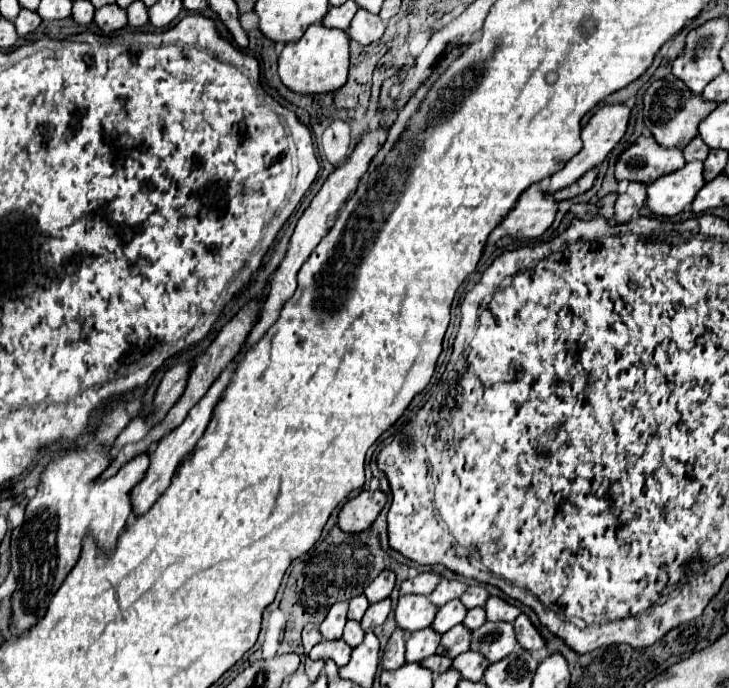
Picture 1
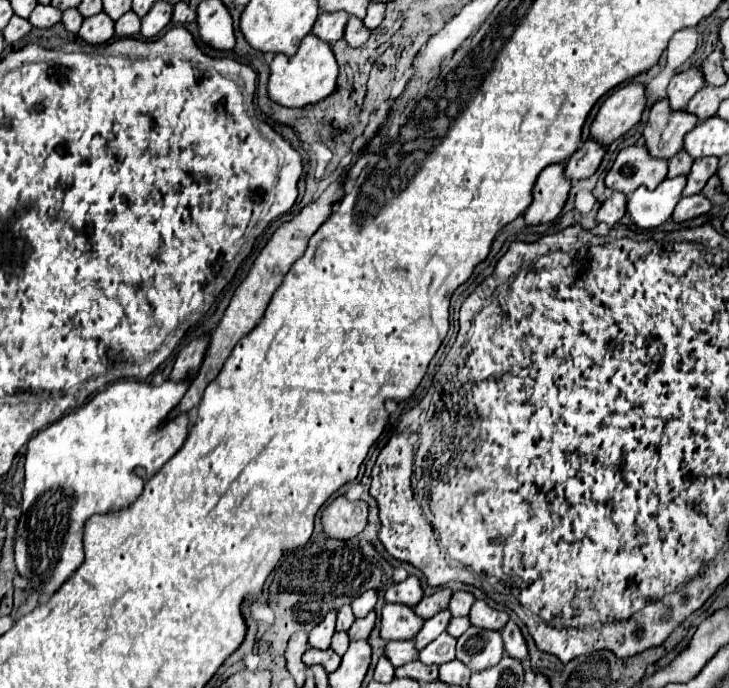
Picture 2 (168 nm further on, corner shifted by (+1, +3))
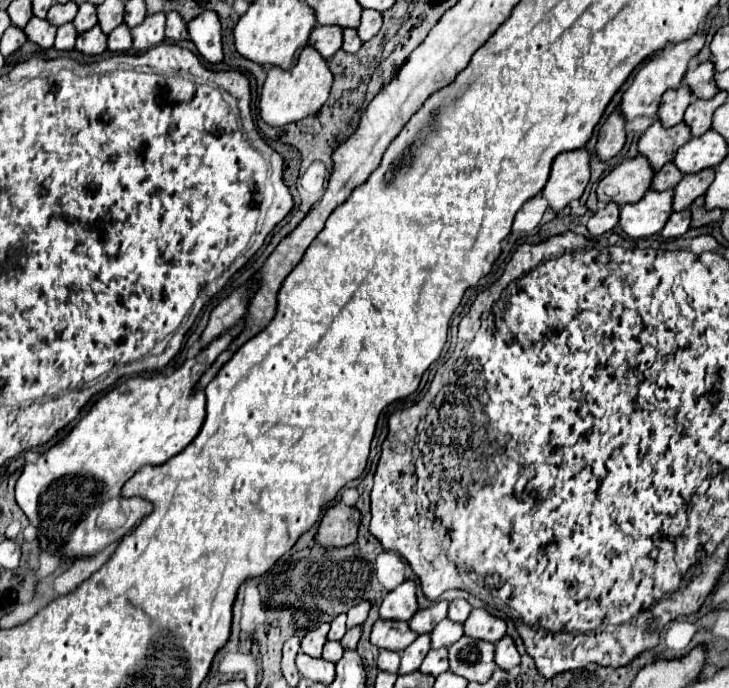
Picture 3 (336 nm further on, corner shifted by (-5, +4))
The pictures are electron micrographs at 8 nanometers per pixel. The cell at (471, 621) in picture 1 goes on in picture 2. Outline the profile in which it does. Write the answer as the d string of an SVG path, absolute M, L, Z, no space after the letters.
M466 616L464 618L452 618L450 624L448 624L448 628L446 628L446 632L452 634L454 638L460 638L468 628L470 628L470 622L468 622Z

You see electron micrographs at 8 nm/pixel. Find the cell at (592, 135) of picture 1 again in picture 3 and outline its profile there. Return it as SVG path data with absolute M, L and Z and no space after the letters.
M696 33L692 39L688 41L682 41L678 45L668 45L660 55L652 57L636 75L634 75L634 81L632 85L624 91L622 95L622 101L618 105L618 111L622 113L622 117L626 119L626 123L634 121L636 117L654 117L658 113L658 105L660 105L660 99L664 95L666 89L670 87L678 87L684 73L686 73L686 67L688 67L688 61L702 49L704 45L704 35L702 33Z

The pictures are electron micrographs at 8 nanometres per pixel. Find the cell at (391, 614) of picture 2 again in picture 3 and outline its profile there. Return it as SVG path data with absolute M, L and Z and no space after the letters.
M378 619L372 627L370 641L380 649L384 647L384 649L390 649L390 651L402 651L416 637L418 637L418 633L414 633L406 621L402 623L402 621L382 621L382 619Z

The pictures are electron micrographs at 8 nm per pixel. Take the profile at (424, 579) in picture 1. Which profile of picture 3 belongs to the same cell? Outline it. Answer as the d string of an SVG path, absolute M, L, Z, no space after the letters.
M404 581L394 591L390 591L380 605L380 619L398 619L410 621L410 617L418 611L416 599L416 583Z

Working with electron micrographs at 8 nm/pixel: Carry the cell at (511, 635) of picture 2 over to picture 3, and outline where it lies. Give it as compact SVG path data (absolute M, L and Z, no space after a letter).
M510 635L502 637L502 641L496 643L496 665L506 671L520 665L520 653L518 653L514 639Z

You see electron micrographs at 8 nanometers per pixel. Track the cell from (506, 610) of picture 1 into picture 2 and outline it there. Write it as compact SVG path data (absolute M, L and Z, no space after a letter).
M476 600L470 614L470 624L482 630L502 630L508 622L508 614L490 608L484 600Z

